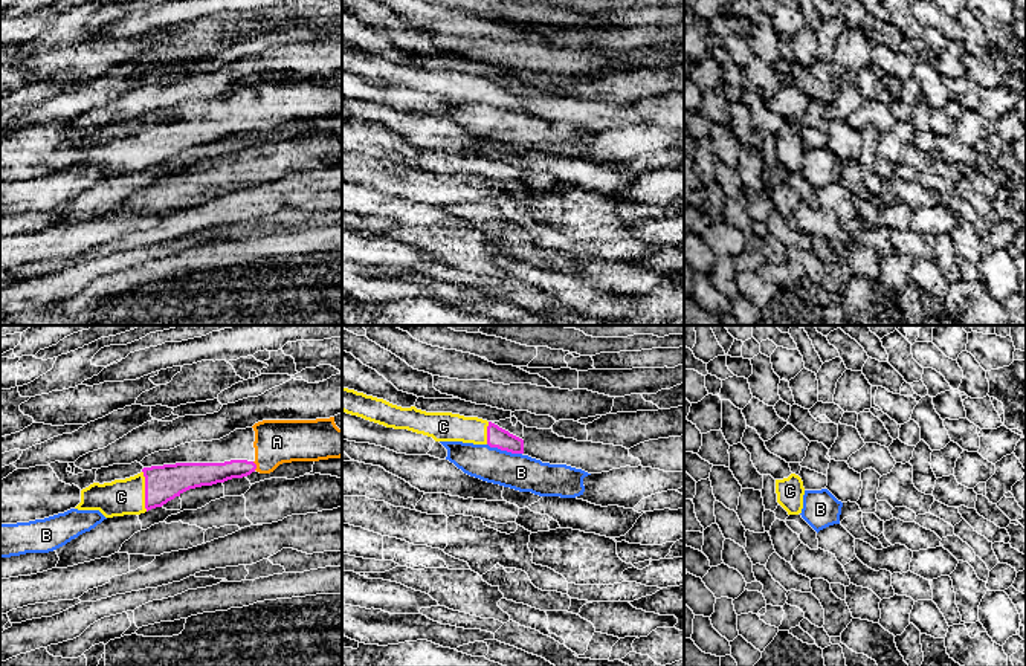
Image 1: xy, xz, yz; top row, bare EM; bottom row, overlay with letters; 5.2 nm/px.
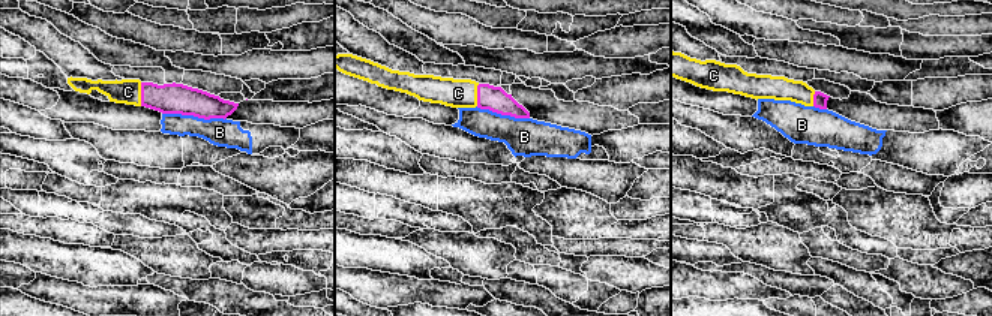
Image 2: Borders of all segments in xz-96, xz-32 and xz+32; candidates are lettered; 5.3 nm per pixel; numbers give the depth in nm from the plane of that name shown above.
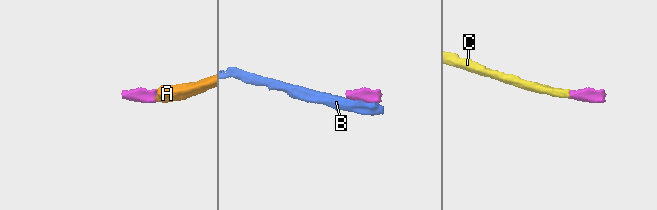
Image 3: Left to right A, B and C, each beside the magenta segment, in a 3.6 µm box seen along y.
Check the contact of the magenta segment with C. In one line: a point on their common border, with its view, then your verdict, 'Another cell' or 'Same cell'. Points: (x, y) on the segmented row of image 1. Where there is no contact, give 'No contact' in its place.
Touches magenta at xy (145, 491). Same cell

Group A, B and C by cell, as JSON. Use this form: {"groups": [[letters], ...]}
{"groups": [["A", "C"], ["B"]]}

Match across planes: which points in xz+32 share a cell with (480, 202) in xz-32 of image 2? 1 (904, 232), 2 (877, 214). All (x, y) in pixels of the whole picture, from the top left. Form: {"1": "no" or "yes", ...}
{"1": "no", "2": "no"}

